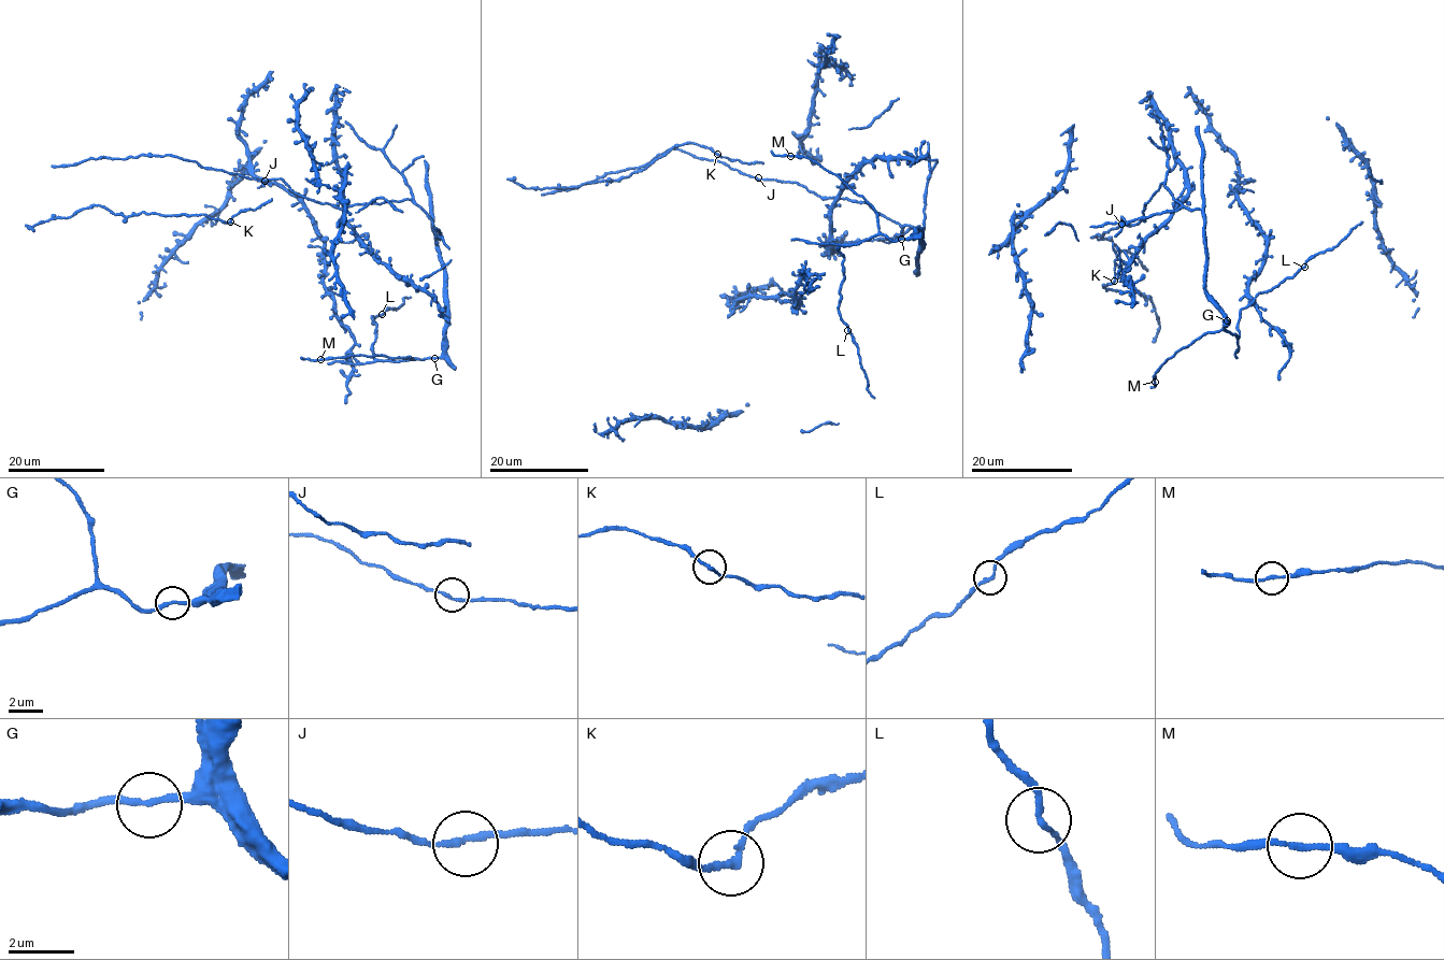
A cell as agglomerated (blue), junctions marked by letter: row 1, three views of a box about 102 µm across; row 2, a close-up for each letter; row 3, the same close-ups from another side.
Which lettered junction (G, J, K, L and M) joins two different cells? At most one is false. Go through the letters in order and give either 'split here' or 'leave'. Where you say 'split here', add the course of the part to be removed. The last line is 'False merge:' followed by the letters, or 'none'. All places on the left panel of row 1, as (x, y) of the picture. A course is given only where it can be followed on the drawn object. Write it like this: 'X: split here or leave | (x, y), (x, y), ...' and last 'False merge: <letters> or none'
G: leave
J: leave
K: split here | (230, 223), (240, 212), (256, 209), (271, 198)
L: leave
M: leave
False merge: K

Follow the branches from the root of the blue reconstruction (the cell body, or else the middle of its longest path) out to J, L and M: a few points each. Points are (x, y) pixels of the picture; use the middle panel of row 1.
J: (901, 239), (917, 229), (921, 252), (919, 229), (891, 221), (863, 202), (826, 198), (796, 183), (758, 177)
L: (901, 239), (890, 241), (875, 234), (838, 248), (844, 257), (844, 277), (839, 291), (838, 312), (847, 330)
M: (901, 239), (890, 241), (880, 232), (873, 208), (833, 173), (809, 158), (790, 156)

